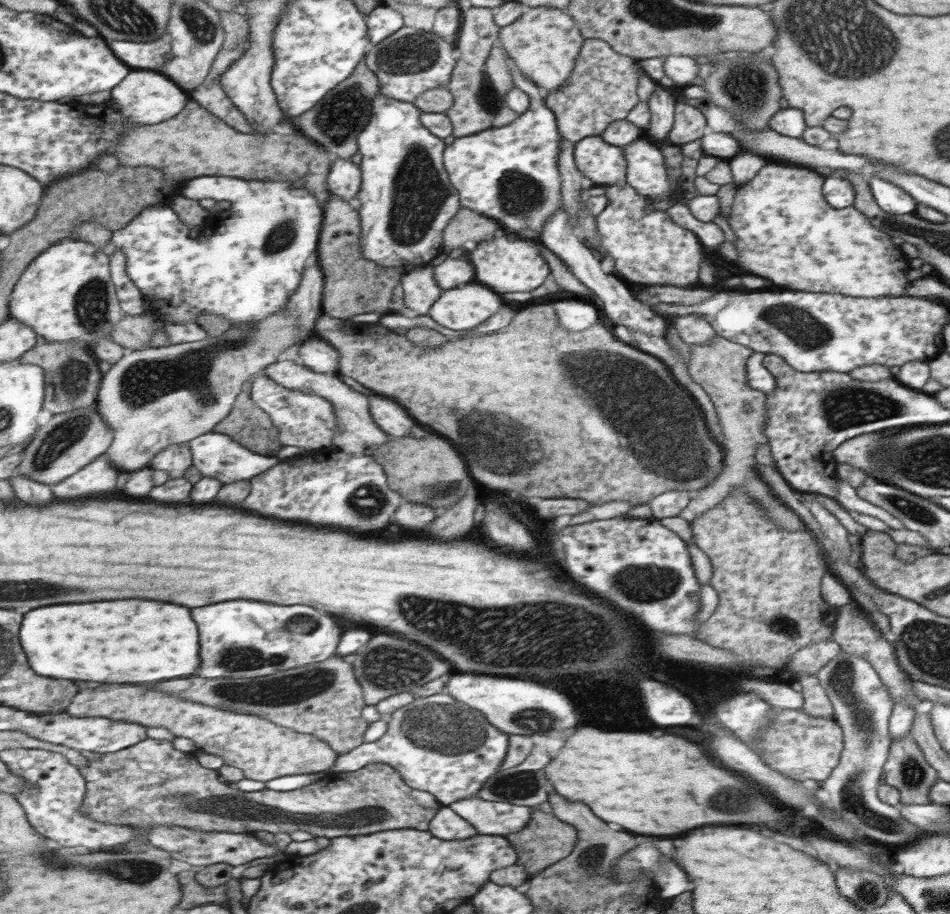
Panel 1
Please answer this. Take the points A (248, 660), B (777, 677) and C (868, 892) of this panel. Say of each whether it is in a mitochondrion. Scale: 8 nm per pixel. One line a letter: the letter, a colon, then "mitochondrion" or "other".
A: mitochondrion
B: other
C: mitochondrion

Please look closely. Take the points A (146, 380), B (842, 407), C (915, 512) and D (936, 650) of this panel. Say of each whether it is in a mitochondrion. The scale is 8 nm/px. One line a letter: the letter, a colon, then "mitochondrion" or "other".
A: mitochondrion
B: mitochondrion
C: mitochondrion
D: mitochondrion

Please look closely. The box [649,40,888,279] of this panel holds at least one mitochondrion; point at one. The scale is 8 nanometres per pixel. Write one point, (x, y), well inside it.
(743, 83)

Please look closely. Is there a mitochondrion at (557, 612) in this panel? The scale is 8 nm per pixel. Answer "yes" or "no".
yes

